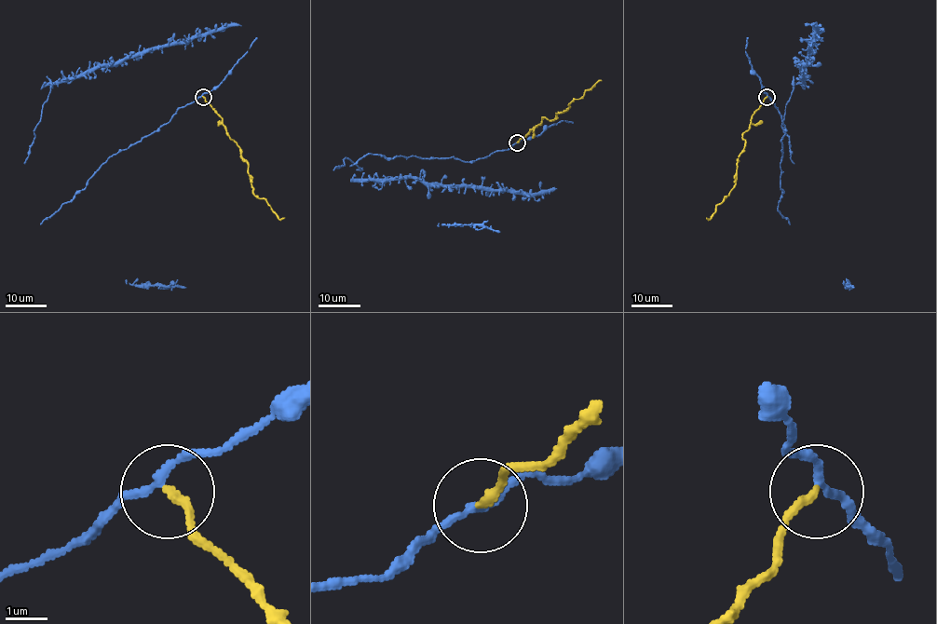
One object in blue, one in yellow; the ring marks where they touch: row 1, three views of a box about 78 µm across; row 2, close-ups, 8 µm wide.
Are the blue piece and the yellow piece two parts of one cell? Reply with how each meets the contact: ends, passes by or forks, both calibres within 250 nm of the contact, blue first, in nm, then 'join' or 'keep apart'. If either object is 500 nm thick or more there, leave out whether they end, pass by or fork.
blue passes by; yellow ends there; 180 nm thick on the blue side, 200 nm on the other; keep apart

